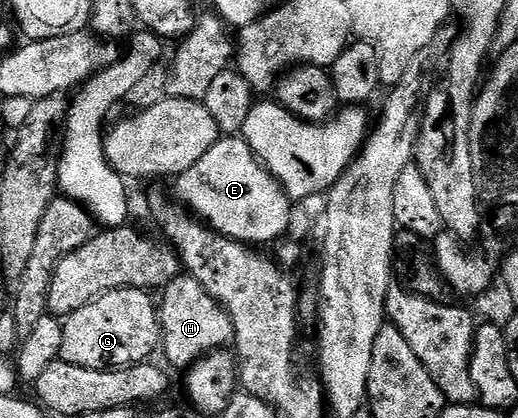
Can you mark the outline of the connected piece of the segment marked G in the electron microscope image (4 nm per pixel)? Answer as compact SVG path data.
M113 290L100 296L95 302L84 304L76 312L65 315L62 322L62 351L60 358L68 364L80 368L98 370L116 370L123 366L145 363L150 353L157 351L160 346L160 327L156 302L144 290Z

